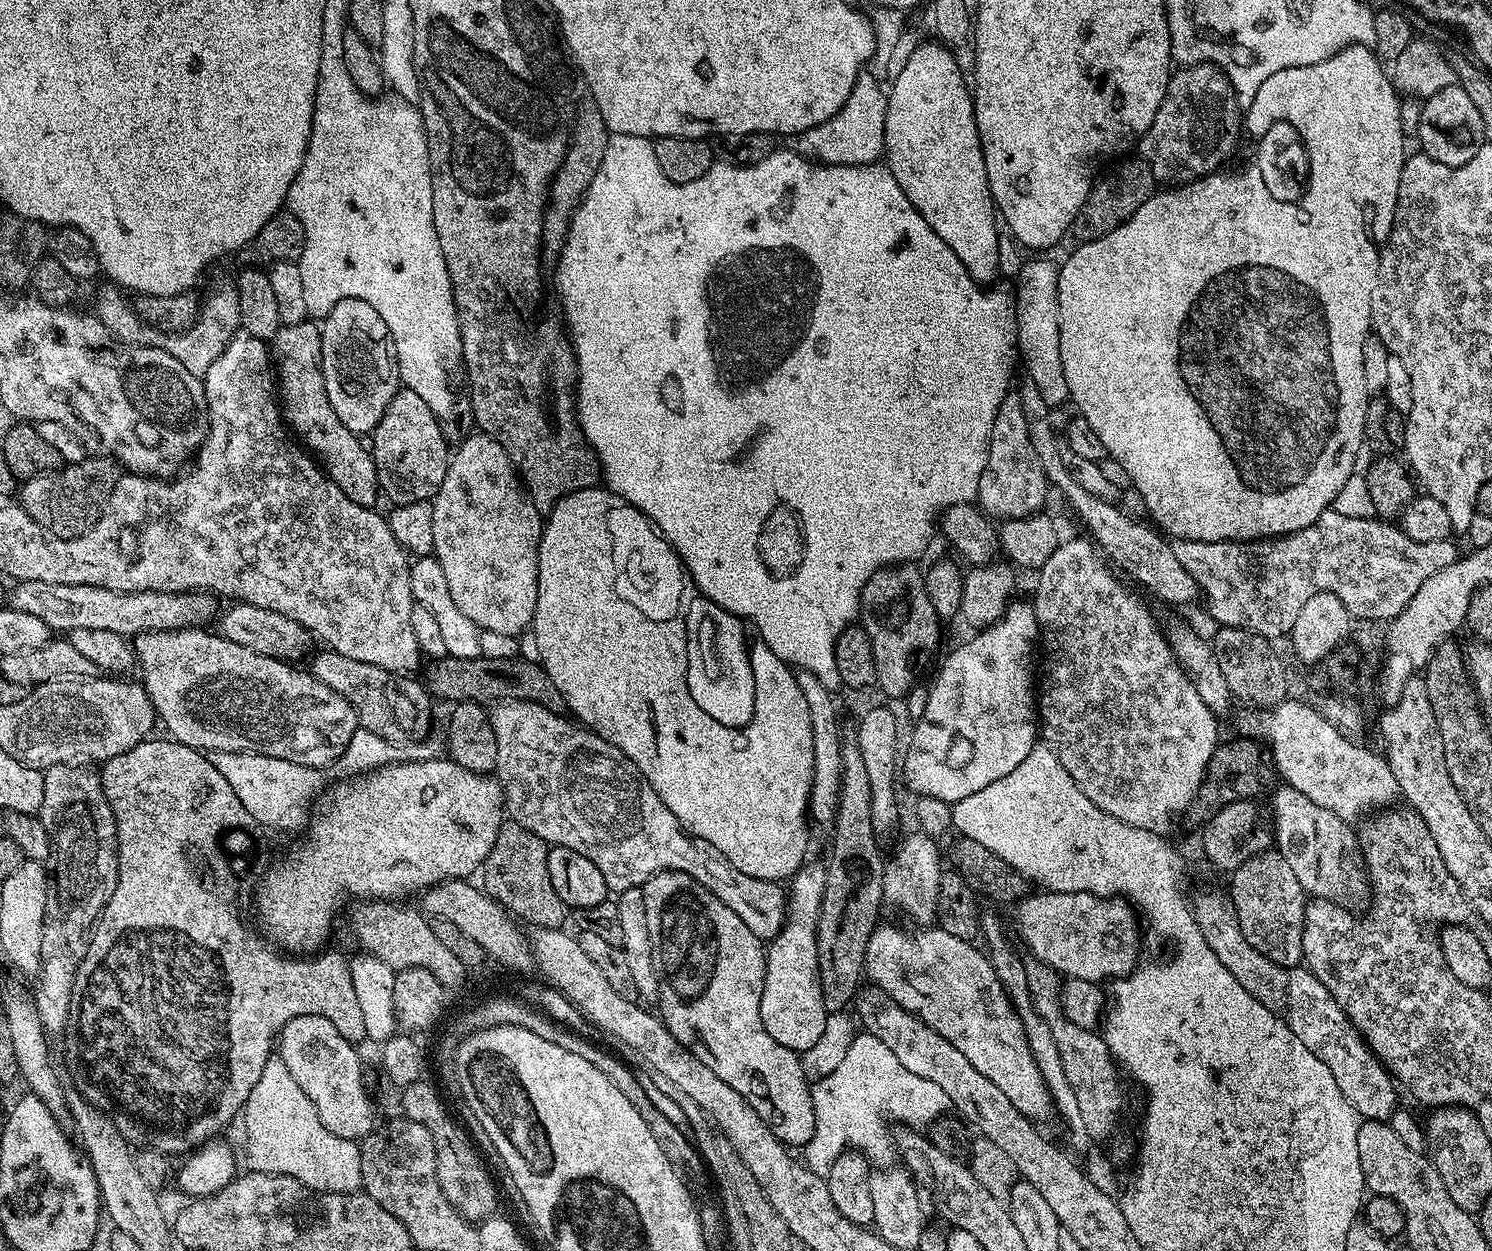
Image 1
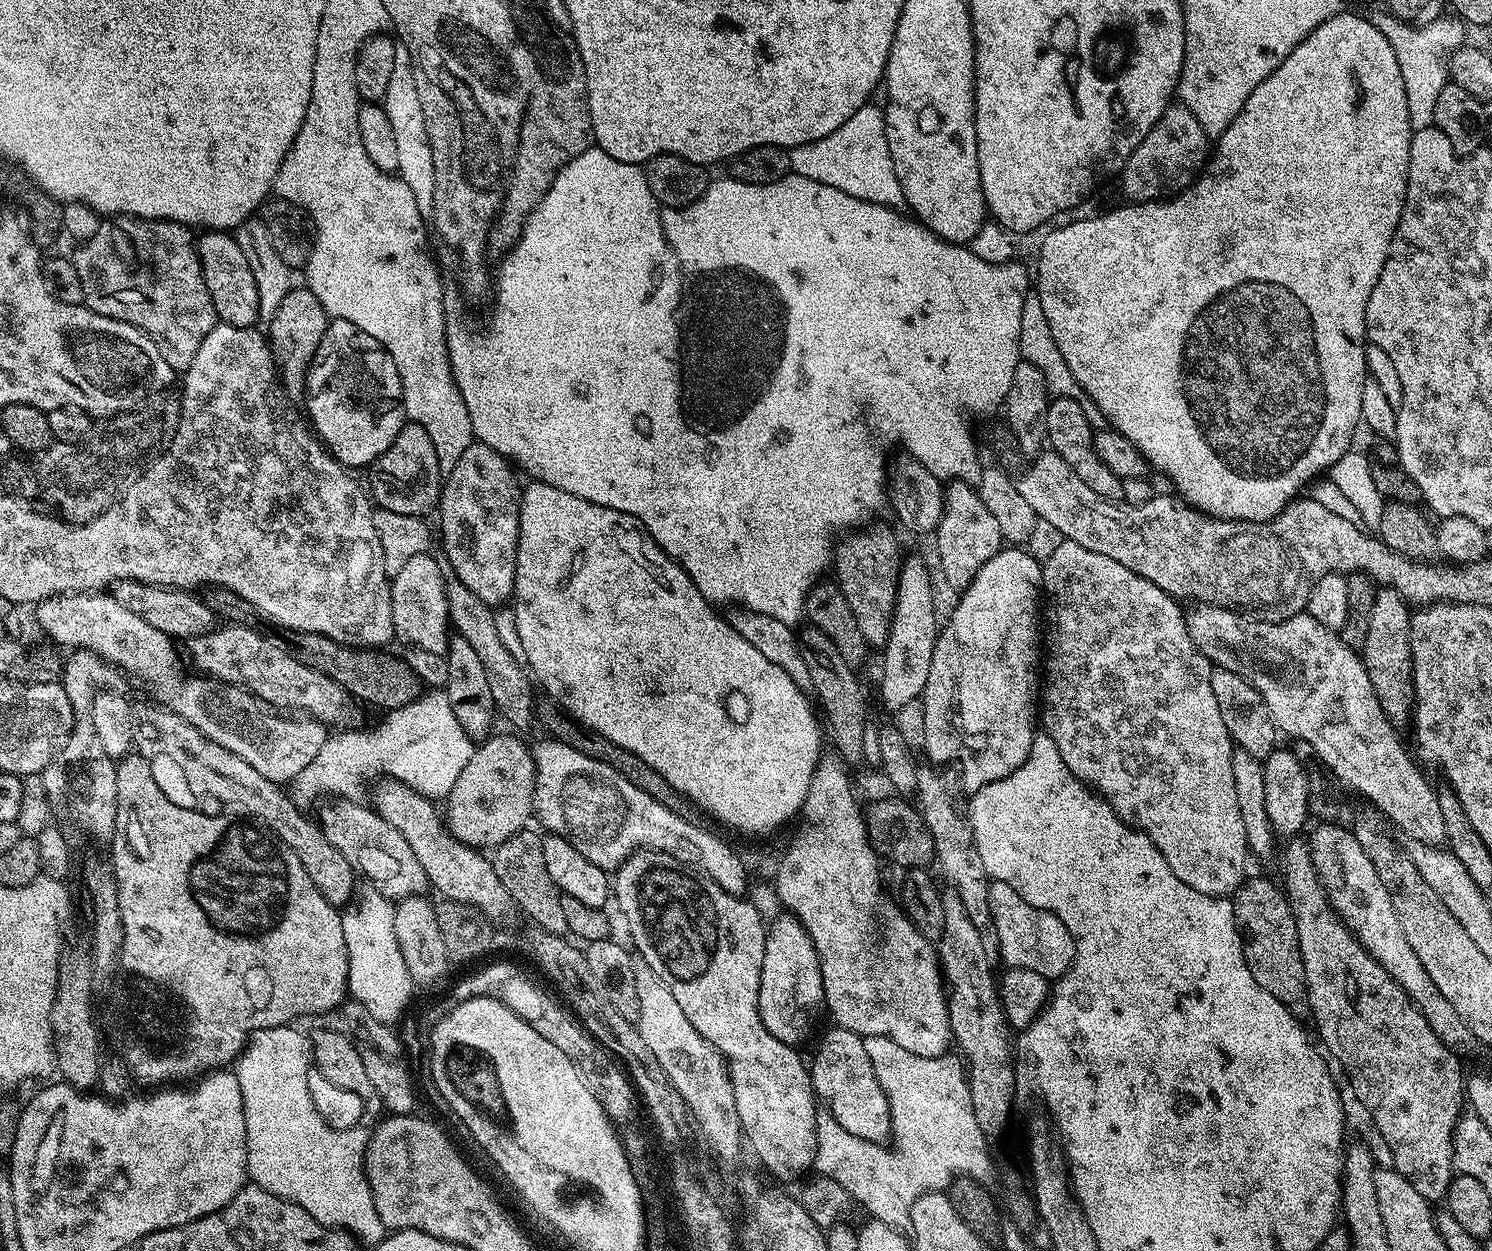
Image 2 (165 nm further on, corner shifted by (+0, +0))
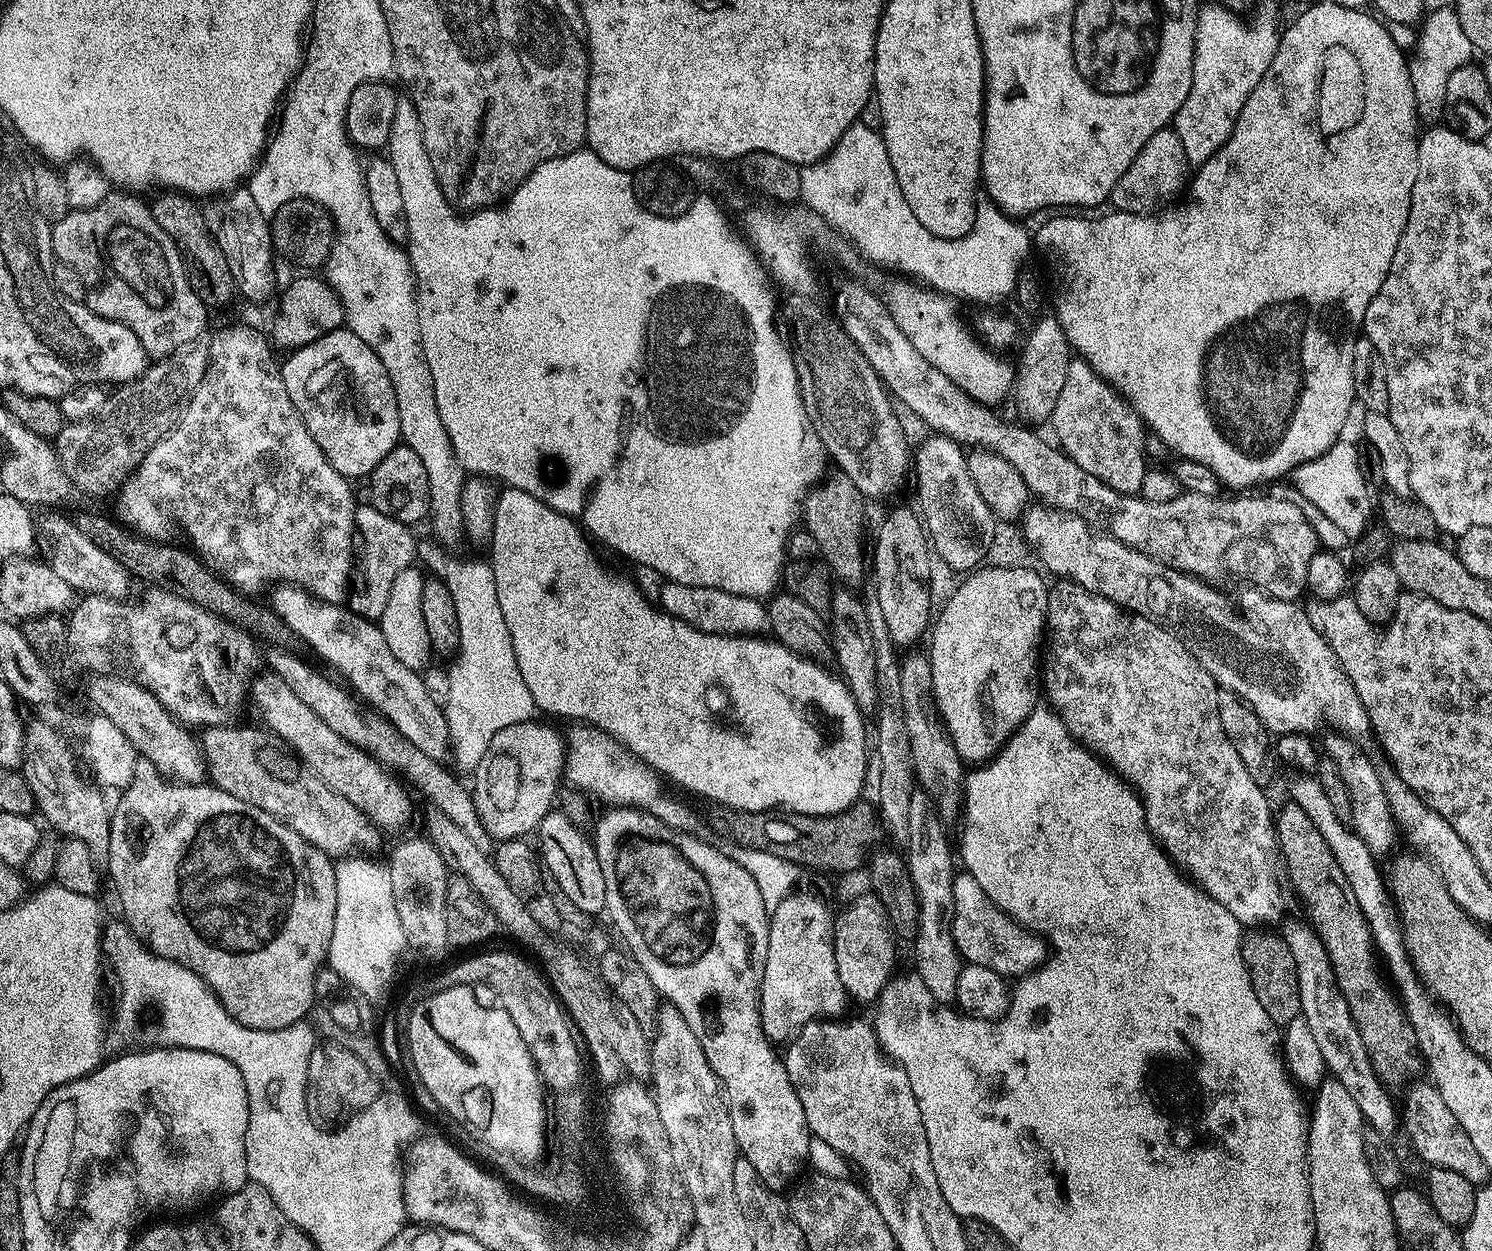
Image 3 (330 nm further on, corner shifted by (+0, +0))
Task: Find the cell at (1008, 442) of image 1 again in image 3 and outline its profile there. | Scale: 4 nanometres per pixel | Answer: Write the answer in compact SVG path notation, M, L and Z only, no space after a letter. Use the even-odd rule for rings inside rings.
M1041 315L1032 333L1024 340L1024 349L1020 352L1020 370L1014 378L1014 397L1022 415L1030 420L1051 421L1054 406L1058 402L1058 394L1062 394L1062 385L1066 383L1066 370L1070 370L1070 362L1074 353L1062 326L1055 315Z

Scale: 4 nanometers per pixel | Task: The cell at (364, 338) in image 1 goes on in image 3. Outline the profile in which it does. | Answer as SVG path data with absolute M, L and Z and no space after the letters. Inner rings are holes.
M347 326L289 351L287 356L288 361L280 364L280 377L286 382L290 402L294 402L302 422L306 422L306 430L310 430L310 438L318 442L322 454L326 454L330 466L334 466L338 474L349 478L371 477L378 462L401 443L398 402L394 398L390 374L386 374L386 366L382 366L382 358L378 358L378 354L374 354L374 350L370 350L370 346L366 346L366 342Z

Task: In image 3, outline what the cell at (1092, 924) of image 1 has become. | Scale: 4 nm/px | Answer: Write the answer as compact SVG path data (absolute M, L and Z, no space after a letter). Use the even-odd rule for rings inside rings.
M963 870L957 871L952 878L950 927L961 961L974 966L986 966L986 970L994 970L999 976L1027 976L1028 973L1035 972L1046 959L1048 948L1045 941L1005 916L985 896L971 874Z

